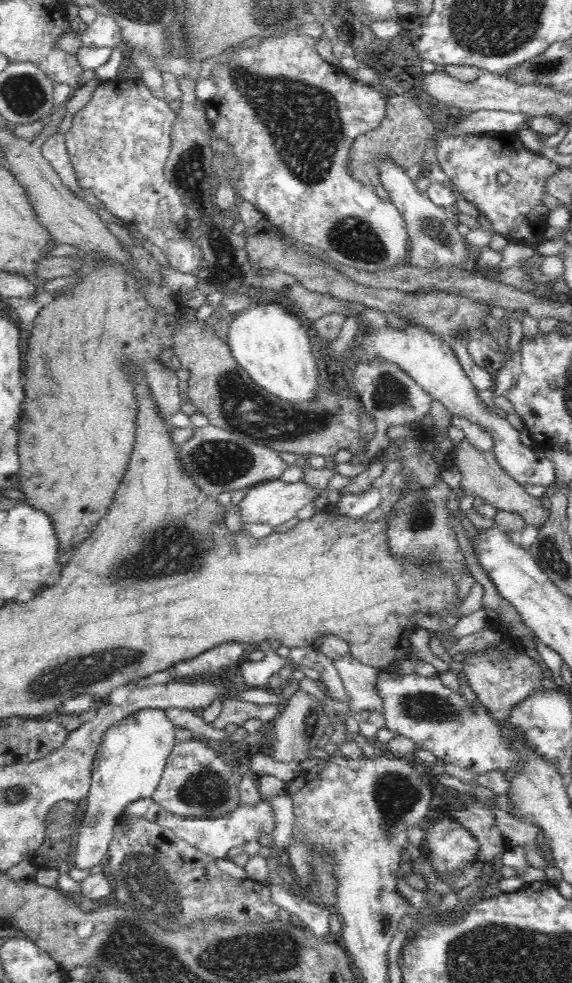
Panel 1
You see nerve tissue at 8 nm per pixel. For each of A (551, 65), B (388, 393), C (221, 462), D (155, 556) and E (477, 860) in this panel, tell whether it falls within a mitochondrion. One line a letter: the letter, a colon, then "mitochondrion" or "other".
A: mitochondrion
B: mitochondrion
C: mitochondrion
D: mitochondrion
E: other

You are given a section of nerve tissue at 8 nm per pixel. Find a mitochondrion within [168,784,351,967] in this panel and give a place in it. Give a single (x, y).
(315, 870)

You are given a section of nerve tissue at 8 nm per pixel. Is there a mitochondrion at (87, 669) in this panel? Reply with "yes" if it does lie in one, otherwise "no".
yes

